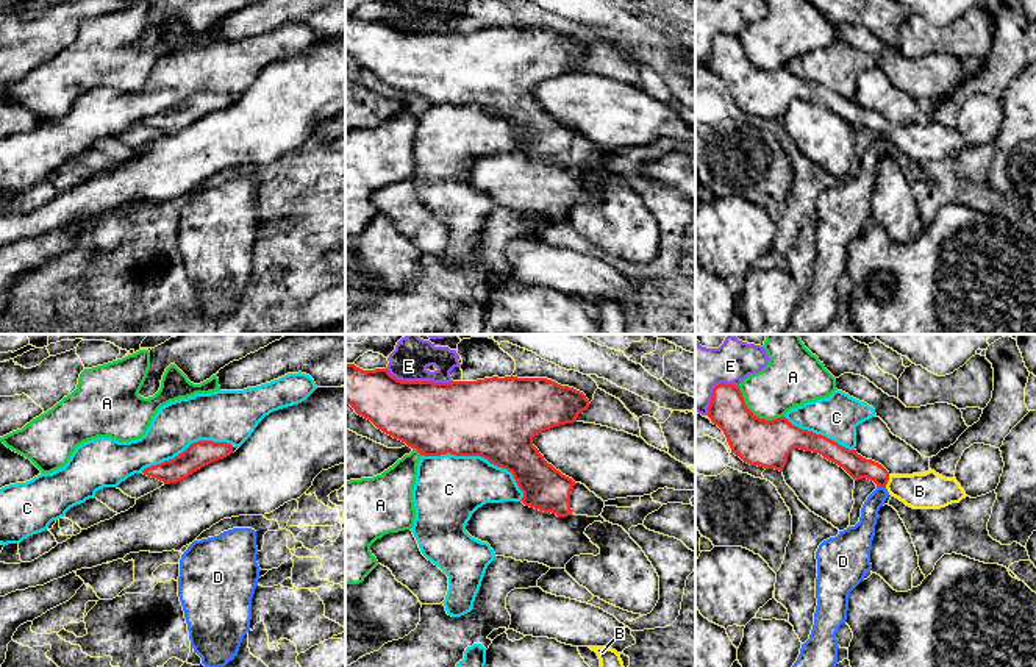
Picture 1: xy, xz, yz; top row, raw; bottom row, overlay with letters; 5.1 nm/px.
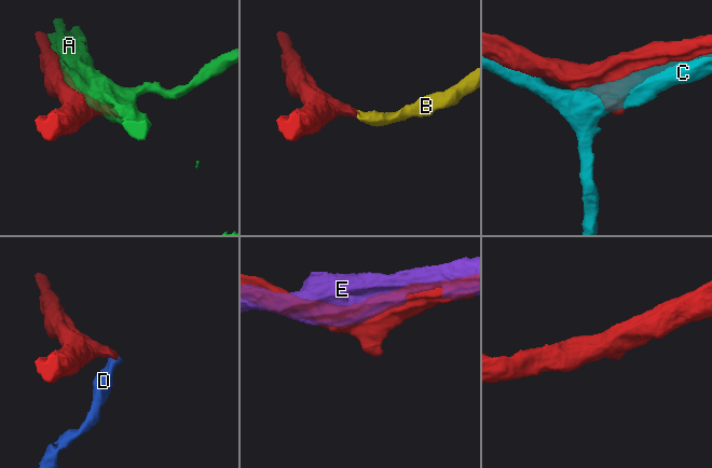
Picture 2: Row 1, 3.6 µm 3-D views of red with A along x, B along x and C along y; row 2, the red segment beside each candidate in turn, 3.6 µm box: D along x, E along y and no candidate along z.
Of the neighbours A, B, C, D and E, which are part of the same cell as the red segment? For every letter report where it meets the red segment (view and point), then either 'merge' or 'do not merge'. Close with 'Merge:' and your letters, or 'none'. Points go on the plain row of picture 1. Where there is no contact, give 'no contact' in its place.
A: yz (753, 64) | do not merge
B: yz (888, 130) | merge
C: xz (478, 105) | do not merge
D: yz (882, 136) | do not merge
E: xz (419, 32) | do not merge
Merge: B

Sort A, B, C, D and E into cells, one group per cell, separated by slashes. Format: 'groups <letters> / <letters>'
groups A / B / C / D / E

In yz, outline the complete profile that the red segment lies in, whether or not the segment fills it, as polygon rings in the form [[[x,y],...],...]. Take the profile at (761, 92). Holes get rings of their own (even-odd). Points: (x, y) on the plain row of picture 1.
[[[720,33],[713,39],[708,67],[723,81],[731,103],[750,116],[783,122],[789,103],[800,98],[822,105],[855,131],[873,131],[913,159],[941,159],[967,147],[955,127],[945,128],[931,119],[925,123],[891,125],[856,100],[802,80],[786,67],[759,69],[747,58],[739,36],[734,34]]]

